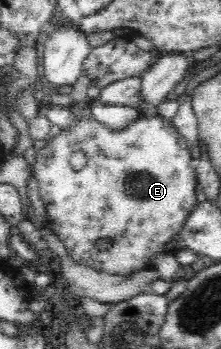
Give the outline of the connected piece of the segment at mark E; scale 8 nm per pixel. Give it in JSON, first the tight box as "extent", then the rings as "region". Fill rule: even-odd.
{"extent":[33,113,198,275],"region":[[[84,113],[82,116],[79,116],[71,128],[59,132],[59,134],[47,142],[44,148],[36,152],[36,162],[33,170],[33,174],[35,174],[35,178],[39,183],[40,198],[47,212],[47,226],[59,236],[59,240],[63,242],[68,255],[77,264],[115,275],[126,275],[145,269],[147,267],[147,260],[153,258],[155,254],[163,253],[165,242],[171,240],[173,236],[177,236],[177,232],[183,226],[183,220],[189,216],[191,208],[198,202],[195,197],[195,184],[197,184],[196,169],[193,165],[191,155],[187,151],[188,141],[186,138],[174,127],[172,122],[165,121],[160,116],[153,116],[153,118],[141,117],[134,123],[129,128],[125,128],[125,130],[112,132],[109,128],[103,126],[103,124],[95,121],[92,115]],[[77,151],[82,151],[87,158],[87,164],[79,172],[73,171],[69,163],[71,155]],[[99,238],[111,238],[113,245],[108,250],[99,251],[95,248],[95,240],[99,240]]]}

